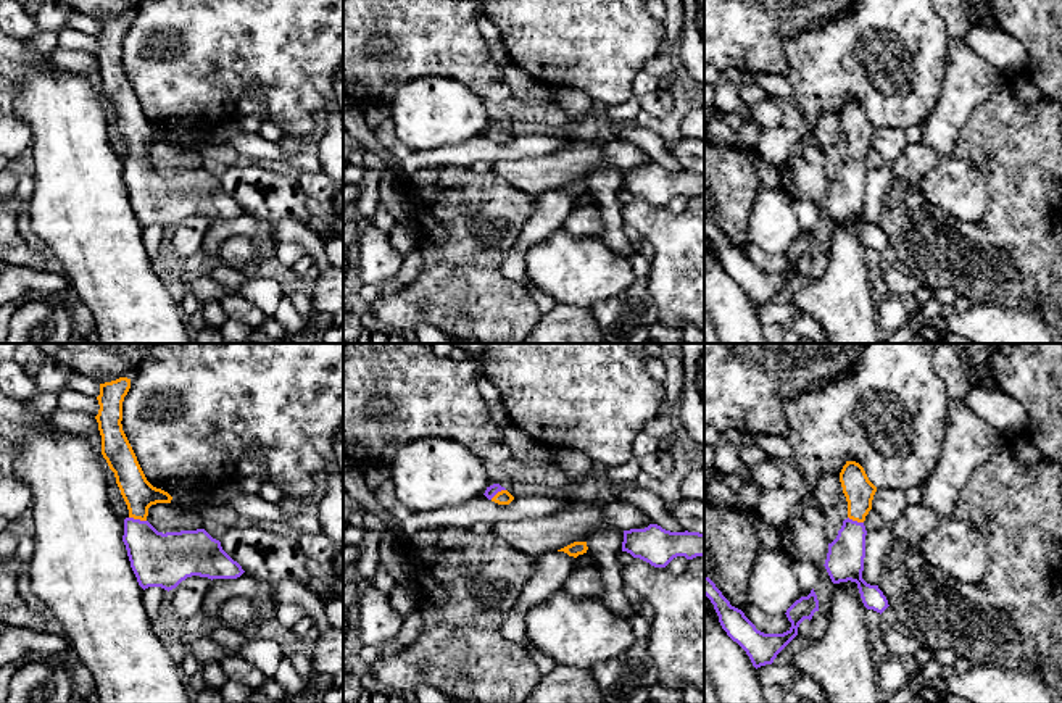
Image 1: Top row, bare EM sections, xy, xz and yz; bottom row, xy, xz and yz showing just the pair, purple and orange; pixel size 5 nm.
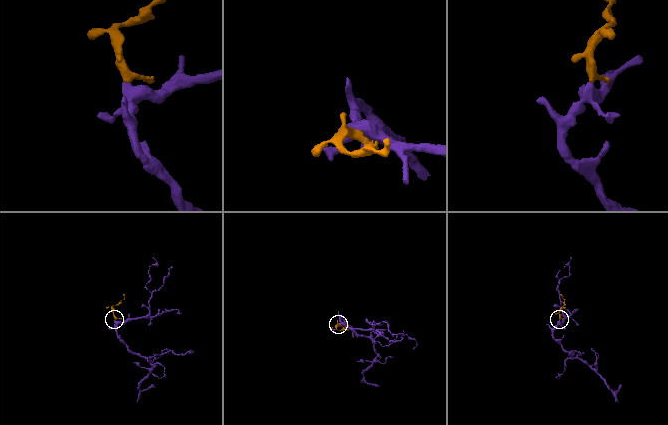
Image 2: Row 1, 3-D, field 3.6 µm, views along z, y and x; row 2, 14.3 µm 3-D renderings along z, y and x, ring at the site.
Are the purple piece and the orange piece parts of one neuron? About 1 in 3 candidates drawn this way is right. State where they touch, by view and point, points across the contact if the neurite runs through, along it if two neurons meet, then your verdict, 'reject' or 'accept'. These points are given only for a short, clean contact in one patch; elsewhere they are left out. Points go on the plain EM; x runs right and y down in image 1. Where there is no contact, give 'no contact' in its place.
meets purple in xy at (137, 158); runs through xy (161, 199), (141, 178), (137, 158), (139, 133); accept

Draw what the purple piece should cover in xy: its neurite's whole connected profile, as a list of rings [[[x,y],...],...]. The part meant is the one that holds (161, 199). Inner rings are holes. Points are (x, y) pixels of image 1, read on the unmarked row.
[[[119,16],[100,23],[100,48],[95,55],[102,74],[102,94],[114,111],[116,123],[127,144],[122,181],[139,224],[176,227],[192,214],[208,218],[237,218],[245,210],[205,168],[158,171],[148,160],[148,147],[171,142],[172,135],[153,126],[122,69],[122,40],[131,18]]]

